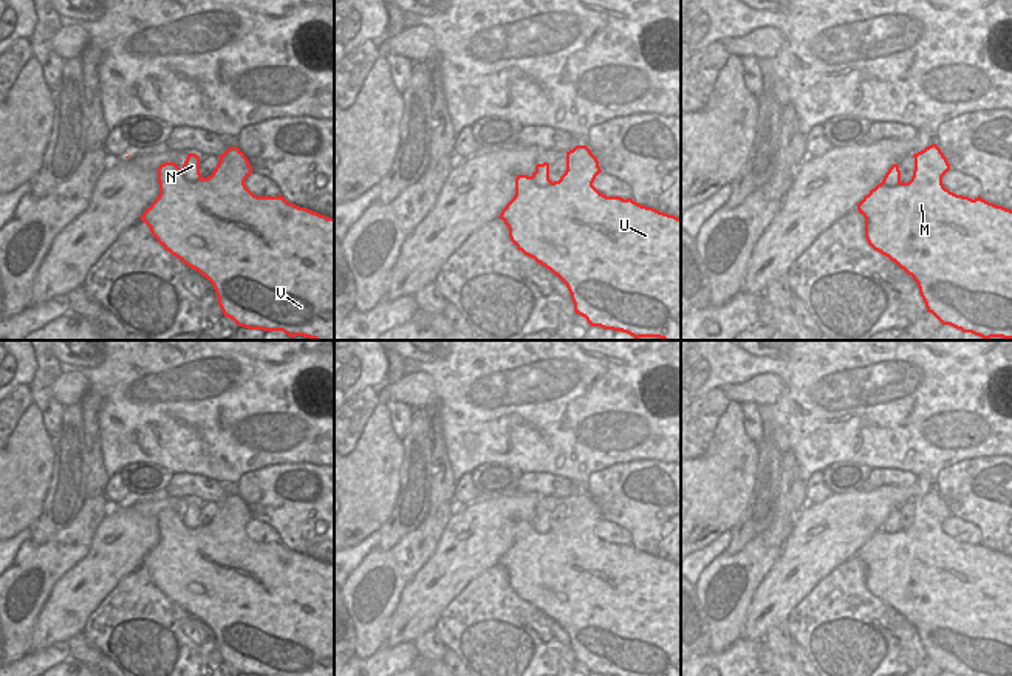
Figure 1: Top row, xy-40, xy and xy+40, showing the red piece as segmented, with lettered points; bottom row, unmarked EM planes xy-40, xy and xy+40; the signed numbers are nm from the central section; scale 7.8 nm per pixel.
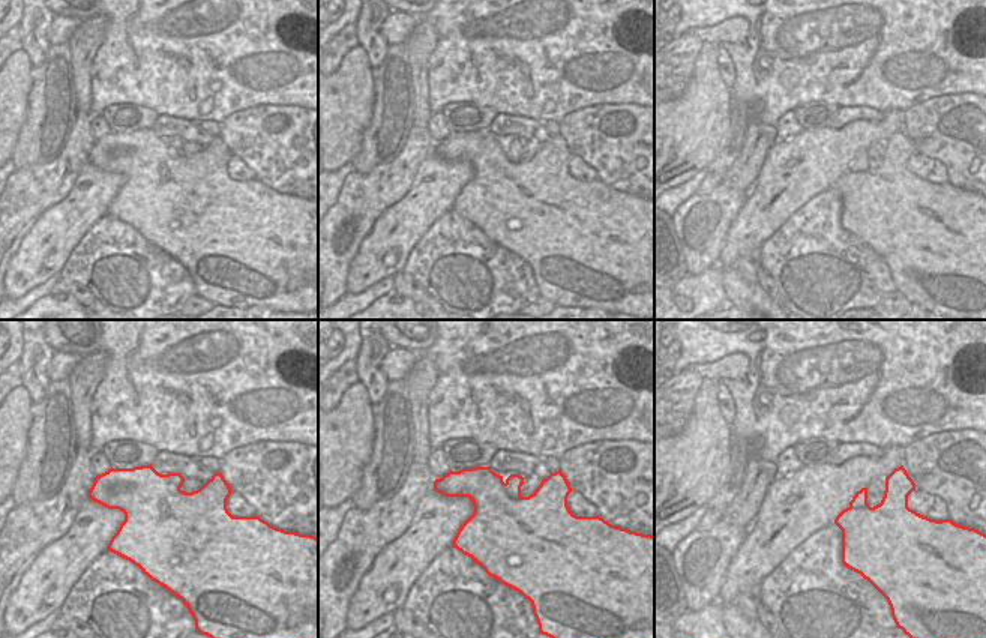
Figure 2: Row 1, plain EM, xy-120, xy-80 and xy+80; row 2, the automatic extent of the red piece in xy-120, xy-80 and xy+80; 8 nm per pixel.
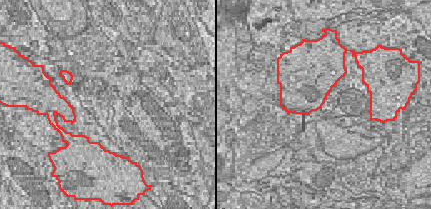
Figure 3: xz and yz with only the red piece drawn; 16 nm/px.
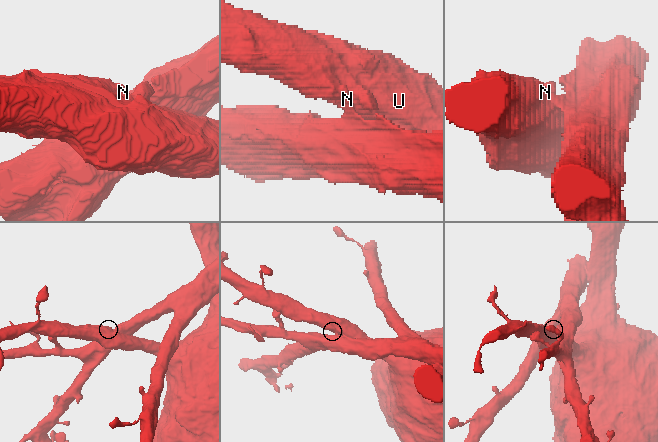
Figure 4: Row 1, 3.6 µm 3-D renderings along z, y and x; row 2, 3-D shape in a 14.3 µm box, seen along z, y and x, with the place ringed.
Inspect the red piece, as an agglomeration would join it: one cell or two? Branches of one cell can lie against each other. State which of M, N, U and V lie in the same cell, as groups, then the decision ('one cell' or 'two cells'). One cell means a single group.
M U V / N; two cells

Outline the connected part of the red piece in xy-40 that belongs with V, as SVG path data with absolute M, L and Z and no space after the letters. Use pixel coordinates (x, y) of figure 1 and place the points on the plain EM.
M229 493L210 523L189 527L175 509L158 514L159 541L141 563L172 602L206 623L224 664L248 676L334 676L334 565L279 543L257 543L244 531L252 514L238 493Z

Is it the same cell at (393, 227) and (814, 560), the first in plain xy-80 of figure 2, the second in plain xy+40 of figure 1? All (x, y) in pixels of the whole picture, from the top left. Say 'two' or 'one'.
one

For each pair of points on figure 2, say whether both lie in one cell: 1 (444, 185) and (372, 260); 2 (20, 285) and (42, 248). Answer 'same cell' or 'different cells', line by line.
1: same cell
2: same cell

